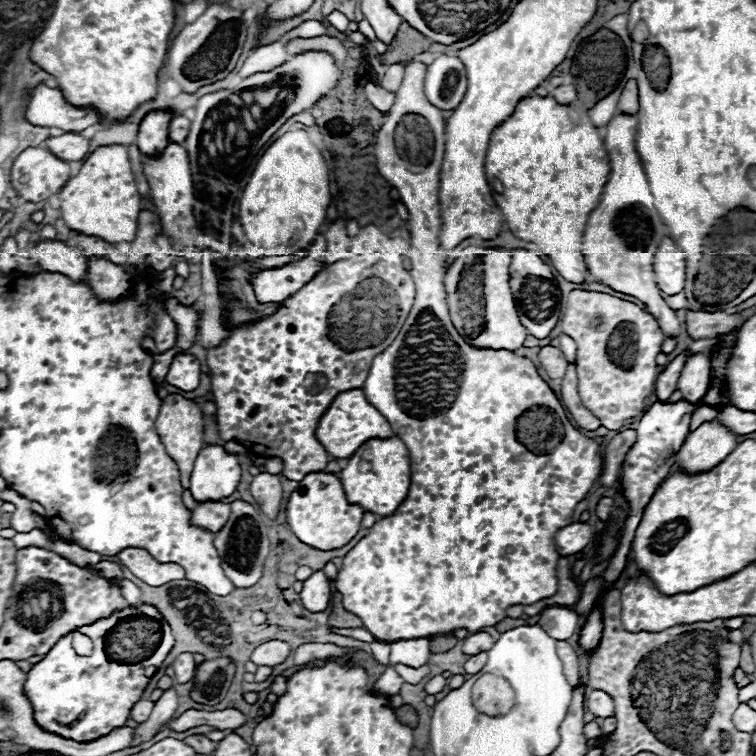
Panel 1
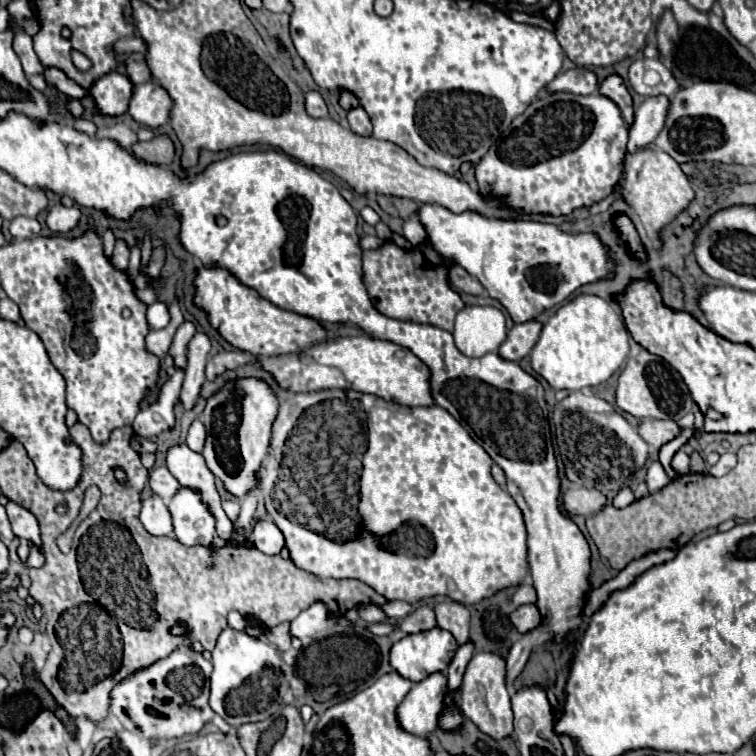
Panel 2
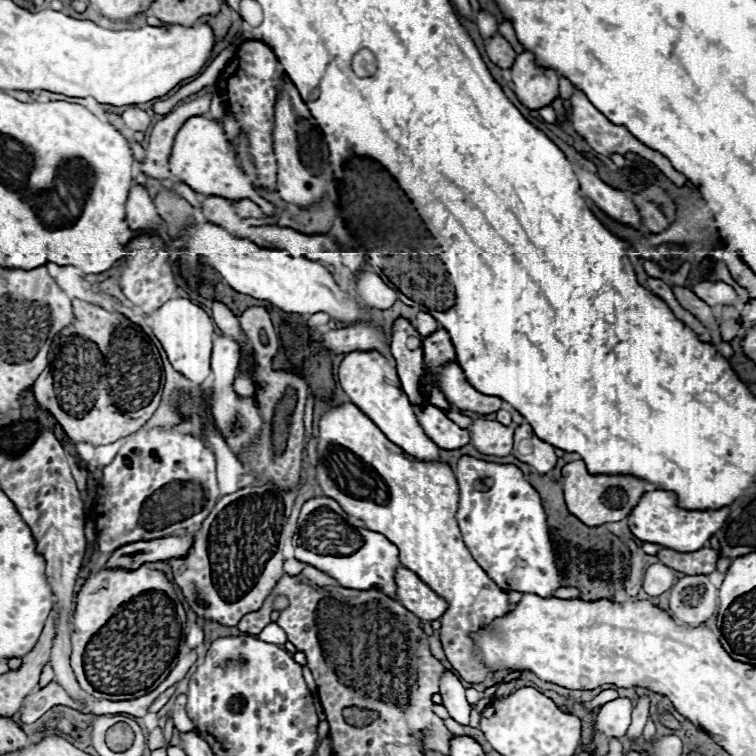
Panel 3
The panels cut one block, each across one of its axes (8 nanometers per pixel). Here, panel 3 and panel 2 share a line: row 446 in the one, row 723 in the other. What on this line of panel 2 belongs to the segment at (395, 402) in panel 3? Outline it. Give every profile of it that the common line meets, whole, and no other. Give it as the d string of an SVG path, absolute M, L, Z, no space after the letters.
M434 672L432 676L416 682L408 696L398 706L400 726L416 736L426 736L438 726L438 716L444 710L444 696L448 694L446 672Z

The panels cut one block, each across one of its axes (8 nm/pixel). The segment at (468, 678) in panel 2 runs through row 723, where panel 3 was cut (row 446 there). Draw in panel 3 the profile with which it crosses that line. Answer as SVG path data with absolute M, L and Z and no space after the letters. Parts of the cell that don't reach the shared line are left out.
M474 418L468 426L470 444L486 456L508 456L512 454L514 426L502 426L496 420Z

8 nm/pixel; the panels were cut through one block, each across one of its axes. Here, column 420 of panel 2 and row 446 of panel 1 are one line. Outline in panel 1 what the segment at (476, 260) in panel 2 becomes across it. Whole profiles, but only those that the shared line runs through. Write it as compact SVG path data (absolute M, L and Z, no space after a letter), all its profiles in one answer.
M218 444L204 446L192 470L190 492L194 500L222 500L230 496L240 484L240 458L242 454L230 454Z

